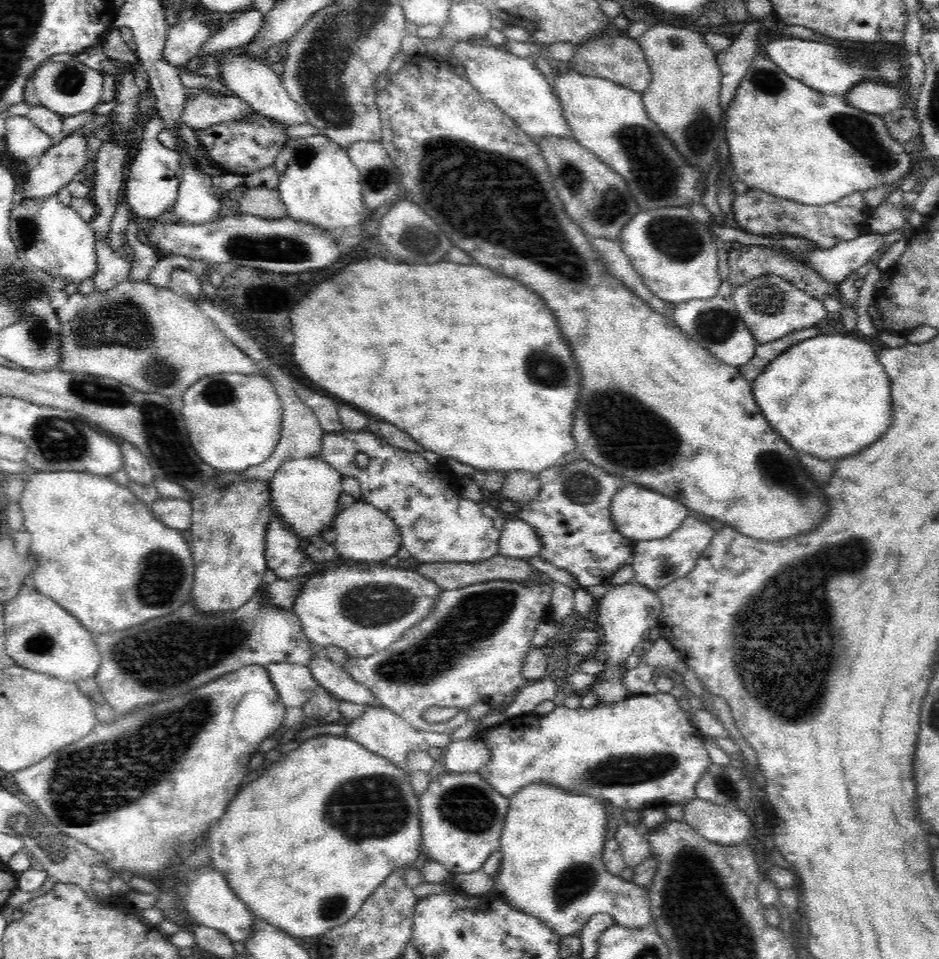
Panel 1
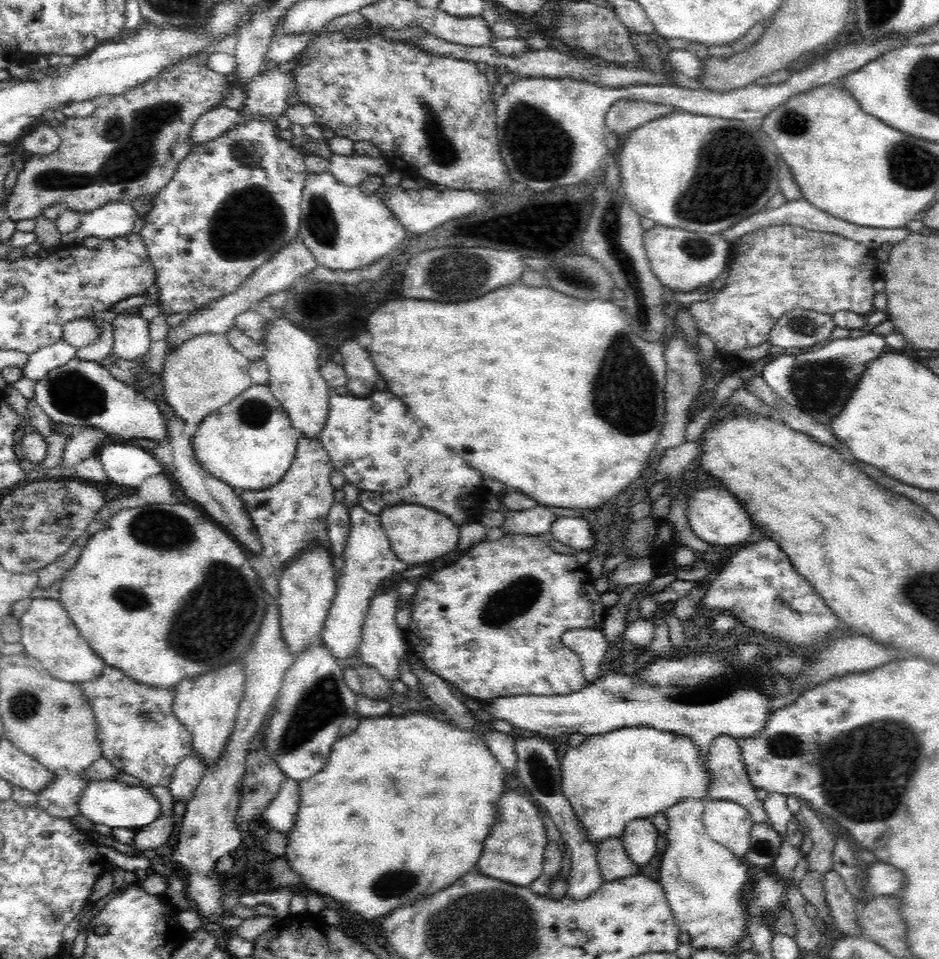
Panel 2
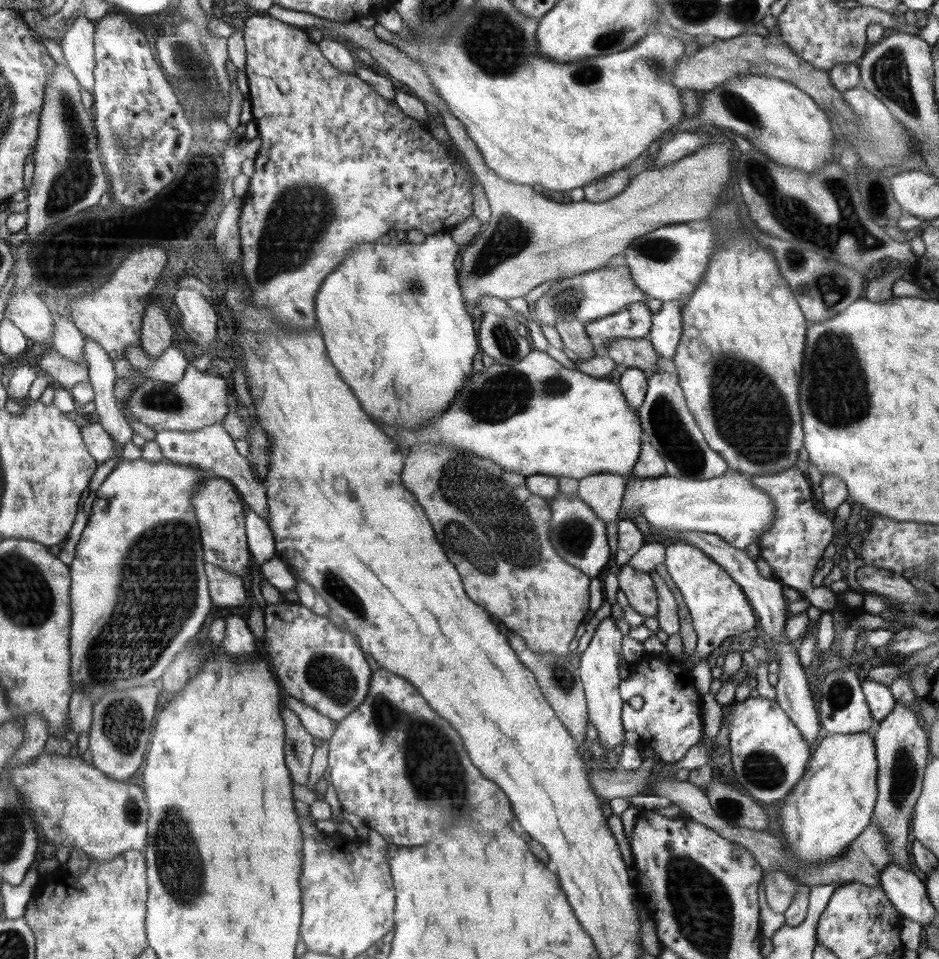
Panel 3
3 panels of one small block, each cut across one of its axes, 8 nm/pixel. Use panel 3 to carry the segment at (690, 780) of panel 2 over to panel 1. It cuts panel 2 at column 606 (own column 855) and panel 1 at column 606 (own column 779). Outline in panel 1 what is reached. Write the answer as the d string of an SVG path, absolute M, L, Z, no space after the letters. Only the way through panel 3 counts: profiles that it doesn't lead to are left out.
M534 782L534 784L528 784L520 789L514 796L509 798L509 807L504 821L503 831L500 837L500 854L501 863L500 870L493 878L493 889L499 892L510 905L518 910L524 912L524 915L530 915L540 919L540 922L544 922L544 925L548 926L548 929L552 929L556 935L560 935L560 938L567 938L575 936L583 930L586 922L592 916L596 914L610 914L614 918L616 925L624 926L628 928L648 928L653 927L653 917L650 905L650 893L646 887L635 886L631 881L624 880L620 877L614 876L606 870L606 865L603 861L603 848L604 841L606 840L605 826L608 823L606 811L602 801L599 798L592 798L591 796L580 796L573 792L566 792L557 786L551 784L544 784L543 782Z

